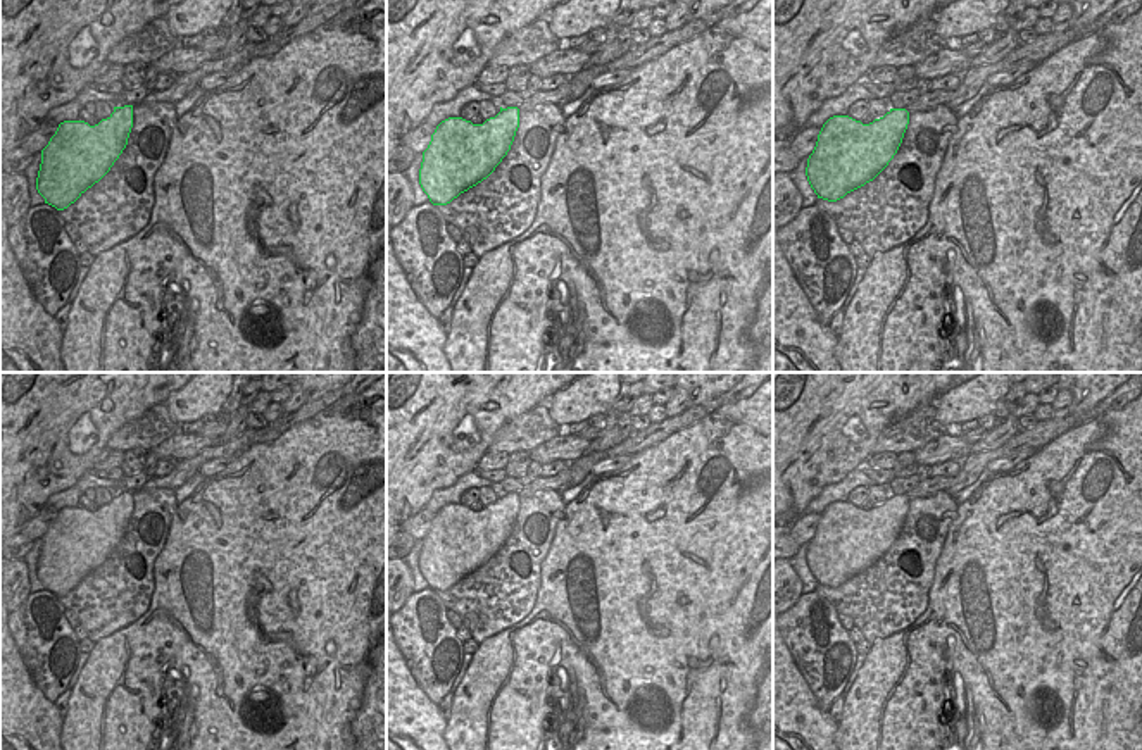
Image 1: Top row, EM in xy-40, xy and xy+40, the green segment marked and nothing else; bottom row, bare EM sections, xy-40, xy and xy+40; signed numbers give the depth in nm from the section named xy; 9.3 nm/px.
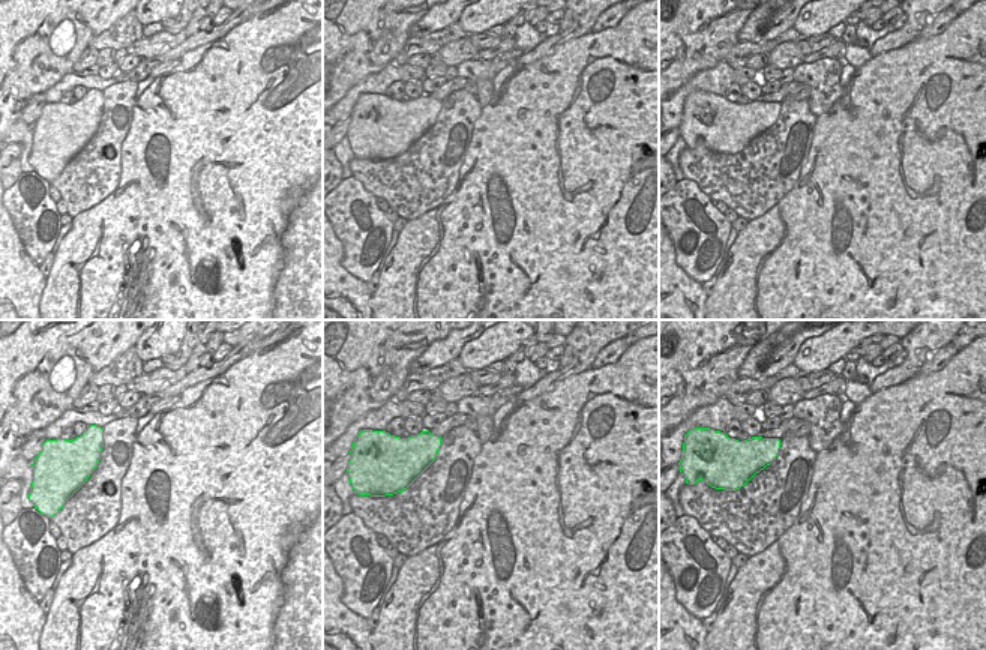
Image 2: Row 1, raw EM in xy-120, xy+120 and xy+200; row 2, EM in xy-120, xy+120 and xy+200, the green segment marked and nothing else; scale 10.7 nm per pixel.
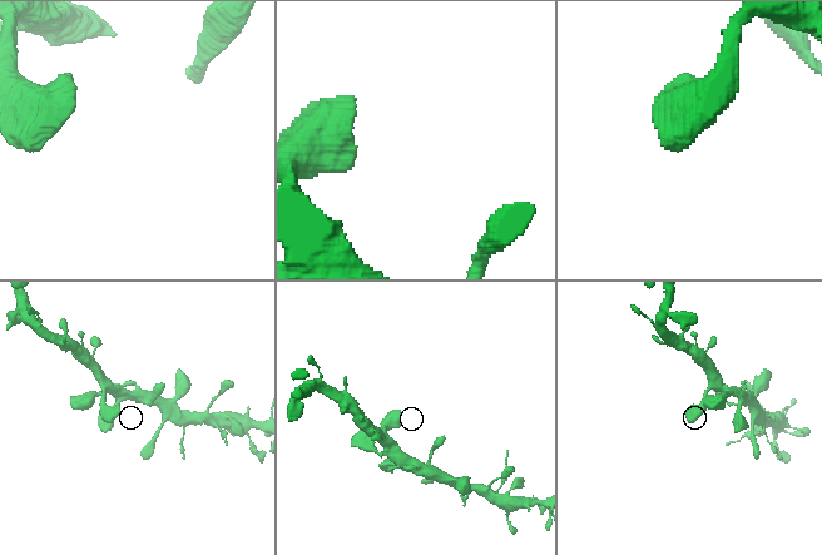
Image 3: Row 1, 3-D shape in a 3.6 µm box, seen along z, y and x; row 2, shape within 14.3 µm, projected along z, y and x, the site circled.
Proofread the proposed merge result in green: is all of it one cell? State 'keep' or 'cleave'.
keep

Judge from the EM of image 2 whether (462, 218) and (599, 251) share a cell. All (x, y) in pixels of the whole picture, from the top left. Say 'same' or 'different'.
same

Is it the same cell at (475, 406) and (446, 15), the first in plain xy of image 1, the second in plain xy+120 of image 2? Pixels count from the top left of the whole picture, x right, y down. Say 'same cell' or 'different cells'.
different cells

